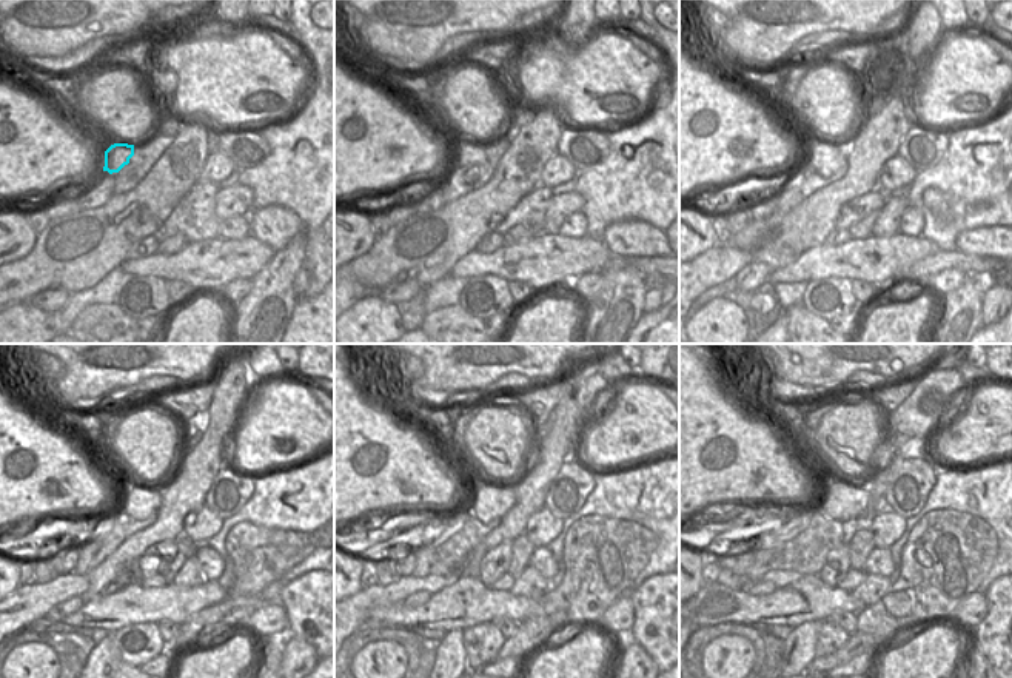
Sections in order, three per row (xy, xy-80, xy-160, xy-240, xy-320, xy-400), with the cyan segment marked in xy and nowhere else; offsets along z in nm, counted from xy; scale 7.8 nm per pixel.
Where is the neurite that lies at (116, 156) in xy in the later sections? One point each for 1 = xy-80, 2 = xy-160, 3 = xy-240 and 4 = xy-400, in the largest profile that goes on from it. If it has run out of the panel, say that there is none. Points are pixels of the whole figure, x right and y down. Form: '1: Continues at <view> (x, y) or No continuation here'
1: Continues at xy-80 (469, 153)
2: Continues at xy-160 (827, 157)
3: Continues at xy-240 (139, 501)
4: Continues at xy-400 (844, 501).

